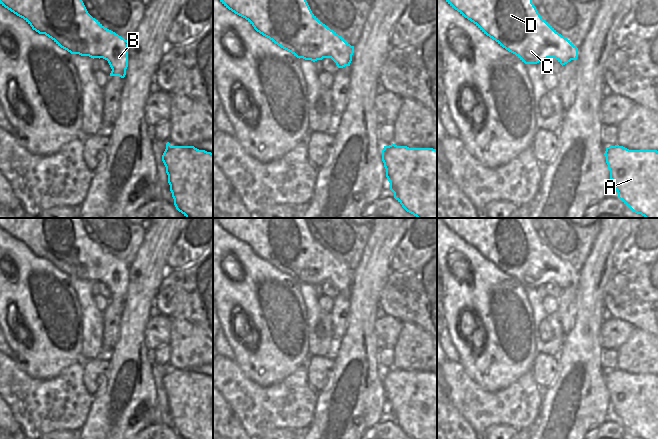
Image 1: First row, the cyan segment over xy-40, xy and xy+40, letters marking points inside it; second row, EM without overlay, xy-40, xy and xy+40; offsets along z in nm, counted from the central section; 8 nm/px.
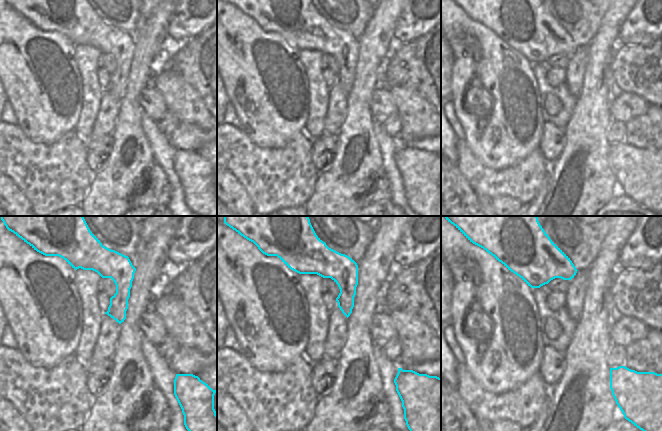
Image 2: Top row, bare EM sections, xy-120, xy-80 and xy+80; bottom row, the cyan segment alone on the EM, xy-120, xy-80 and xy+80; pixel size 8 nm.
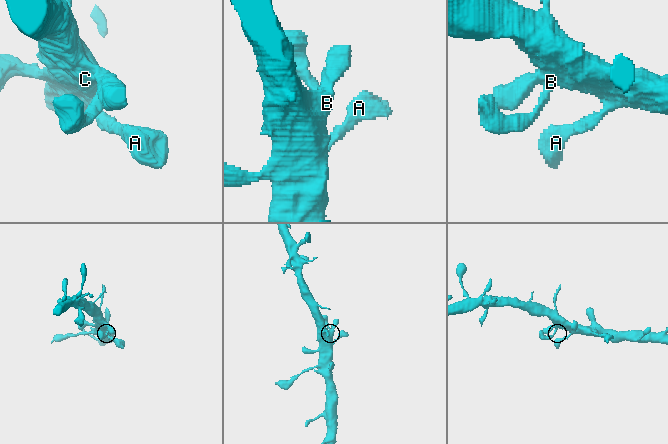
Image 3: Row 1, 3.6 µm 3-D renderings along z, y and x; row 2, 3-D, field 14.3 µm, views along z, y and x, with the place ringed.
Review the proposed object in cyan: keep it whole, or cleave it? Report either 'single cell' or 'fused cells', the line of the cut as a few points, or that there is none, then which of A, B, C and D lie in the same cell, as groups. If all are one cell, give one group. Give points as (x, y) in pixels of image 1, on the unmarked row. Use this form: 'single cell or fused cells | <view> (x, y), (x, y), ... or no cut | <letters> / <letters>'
single cell | no cut | A B C D

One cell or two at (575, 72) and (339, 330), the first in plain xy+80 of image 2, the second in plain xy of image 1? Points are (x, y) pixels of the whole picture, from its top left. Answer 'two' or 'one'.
one

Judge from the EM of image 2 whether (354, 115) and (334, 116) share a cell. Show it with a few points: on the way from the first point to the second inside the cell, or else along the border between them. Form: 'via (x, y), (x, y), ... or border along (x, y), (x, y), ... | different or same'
border along (348, 94), (345, 118), (335, 133) | different

